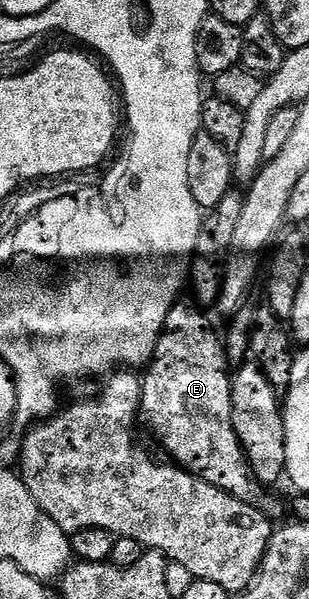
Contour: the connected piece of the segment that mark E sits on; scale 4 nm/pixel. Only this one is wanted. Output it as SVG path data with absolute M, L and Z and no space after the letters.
M176 302L171 316L165 321L163 332L159 335L159 344L155 346L155 355L145 368L142 376L143 392L139 414L142 426L155 434L157 442L163 446L168 460L176 467L182 467L191 475L203 479L209 485L237 497L237 501L255 507L265 513L268 519L278 521L283 515L283 507L275 495L266 495L264 484L256 479L243 452L241 441L233 429L233 405L231 404L231 377L227 361L227 348L224 340L211 328L204 312L190 302Z

